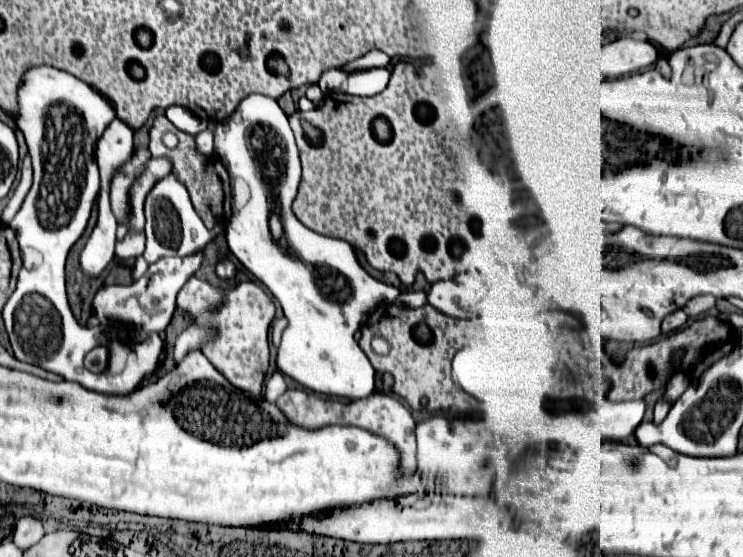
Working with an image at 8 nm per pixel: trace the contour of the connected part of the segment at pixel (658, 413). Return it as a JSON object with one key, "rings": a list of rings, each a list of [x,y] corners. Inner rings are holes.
{"rings":[[[661,397],[654,407],[653,422],[656,424],[661,423],[666,417],[666,412],[669,412],[671,405],[671,403],[667,403],[667,401]]]}

